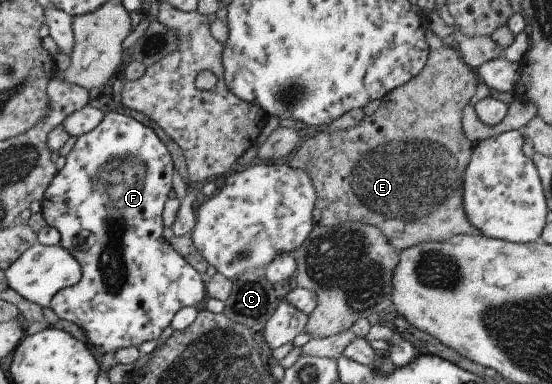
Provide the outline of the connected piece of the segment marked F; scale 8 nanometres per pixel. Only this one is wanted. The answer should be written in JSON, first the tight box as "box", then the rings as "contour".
{"box":[40,112,205,357],"contour":[[[105,112],[104,118],[98,126],[93,128],[92,132],[77,137],[77,141],[73,144],[73,148],[65,156],[65,164],[63,168],[56,172],[53,179],[49,182],[42,200],[40,201],[40,212],[45,219],[47,225],[54,228],[59,233],[58,244],[64,247],[73,256],[73,259],[80,267],[80,280],[71,287],[63,288],[55,294],[49,302],[48,308],[55,313],[58,319],[66,320],[75,324],[79,330],[82,330],[90,344],[101,357],[105,354],[115,354],[117,350],[128,347],[138,349],[141,344],[146,341],[156,341],[161,332],[170,326],[171,320],[174,318],[175,312],[184,307],[200,307],[205,300],[205,277],[201,276],[188,264],[167,241],[163,239],[163,224],[161,214],[163,206],[168,198],[167,194],[172,189],[172,161],[163,142],[155,136],[151,128],[143,126],[139,120],[134,120],[131,116],[127,117],[117,112]]]}

